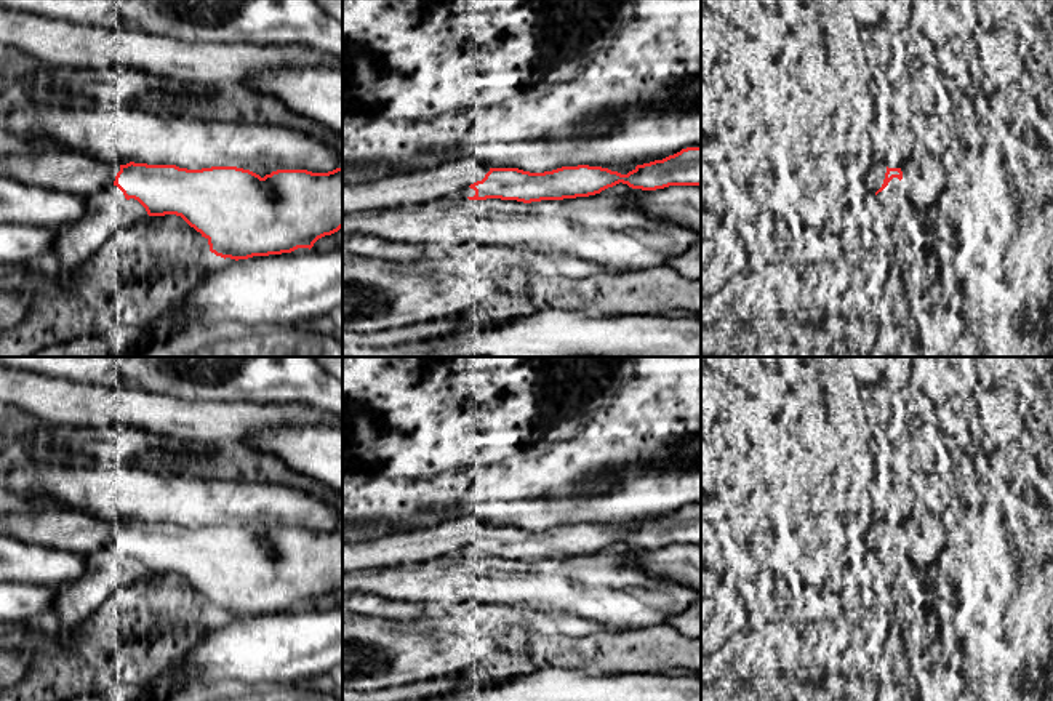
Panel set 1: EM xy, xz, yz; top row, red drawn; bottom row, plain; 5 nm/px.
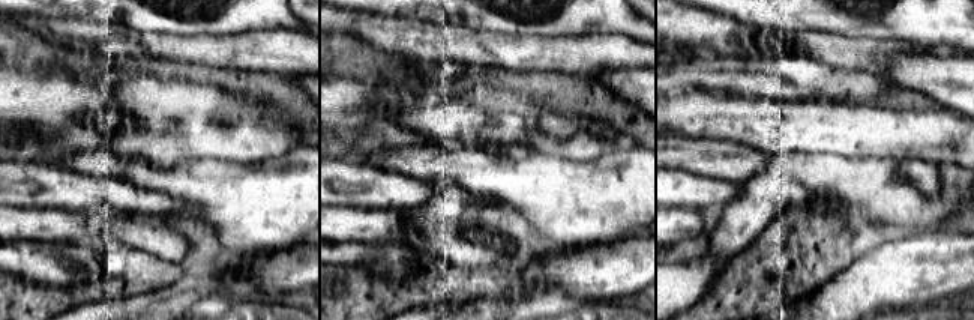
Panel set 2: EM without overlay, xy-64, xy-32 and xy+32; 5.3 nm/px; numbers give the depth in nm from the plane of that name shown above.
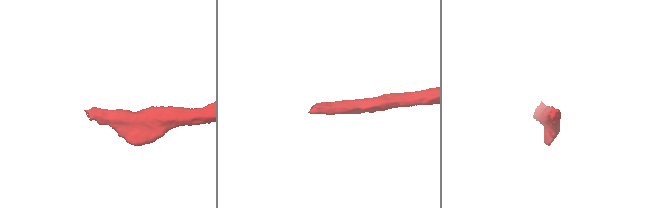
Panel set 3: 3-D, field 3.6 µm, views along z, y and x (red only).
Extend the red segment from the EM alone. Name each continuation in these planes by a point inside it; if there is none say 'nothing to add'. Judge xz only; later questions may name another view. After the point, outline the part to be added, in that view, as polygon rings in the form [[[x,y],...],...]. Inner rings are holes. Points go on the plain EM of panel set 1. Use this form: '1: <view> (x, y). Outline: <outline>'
1: xz (452, 538). Outline: [[[466,517],[427,530],[403,531],[357,544],[342,544],[342,571],[402,565],[459,555],[490,530],[478,519]]]

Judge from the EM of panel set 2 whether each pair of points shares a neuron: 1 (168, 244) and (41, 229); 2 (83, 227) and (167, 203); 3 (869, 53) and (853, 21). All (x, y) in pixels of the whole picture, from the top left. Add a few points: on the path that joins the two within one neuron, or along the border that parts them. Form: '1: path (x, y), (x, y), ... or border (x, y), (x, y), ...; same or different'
1: path (137, 232), (114, 227), (72, 227); same
2: border (140, 214), (150, 217); different
3: border (827, 32), (853, 38), (896, 41); different

